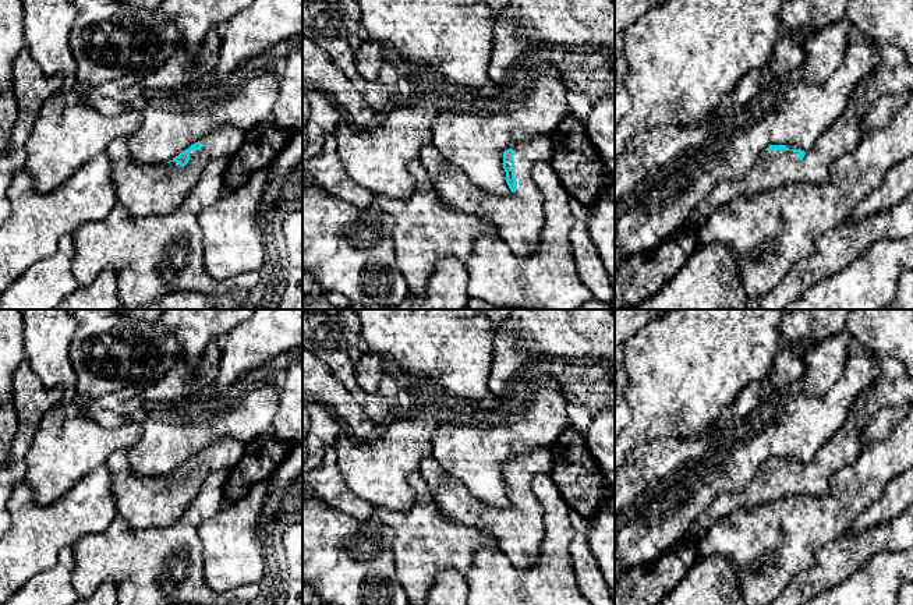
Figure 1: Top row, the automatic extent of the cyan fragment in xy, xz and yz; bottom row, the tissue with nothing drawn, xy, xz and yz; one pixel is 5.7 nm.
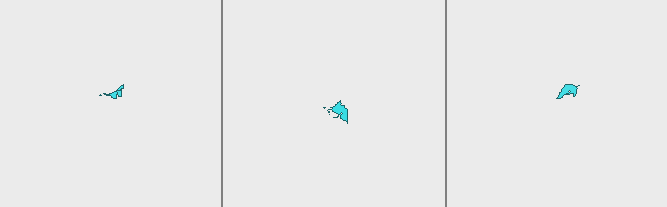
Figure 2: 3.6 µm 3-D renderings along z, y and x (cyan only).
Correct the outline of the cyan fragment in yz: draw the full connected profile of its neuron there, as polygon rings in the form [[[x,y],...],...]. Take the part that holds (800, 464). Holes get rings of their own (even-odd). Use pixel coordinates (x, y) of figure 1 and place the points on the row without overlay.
[[[873,353],[880,367],[874,383],[850,406],[845,425],[807,463],[769,457],[751,482],[736,493],[718,495],[691,524],[683,539],[694,541],[739,507],[753,507],[790,495],[825,496],[831,478],[853,464],[867,449],[863,434],[870,420],[884,407],[912,407],[913,379],[902,362]]]

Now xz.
[[[535,449],[505,463],[509,507],[488,506],[473,496],[434,456],[422,459],[420,473],[443,517],[491,535],[514,567],[528,570],[538,560],[545,535],[545,512],[532,491],[532,480],[537,474],[551,474],[552,468],[552,454],[546,449]]]

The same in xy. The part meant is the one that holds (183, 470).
[[[222,438],[169,475],[142,478],[128,464],[128,449],[117,450],[106,460],[117,514],[132,531],[169,527],[198,496],[206,477],[217,470],[231,470],[243,453],[243,443]]]

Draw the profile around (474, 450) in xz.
[[[542,390],[524,410],[521,418],[514,418],[505,408],[493,408],[479,403],[471,418],[456,420],[442,414],[436,418],[432,435],[432,456],[440,467],[457,477],[470,491],[488,506],[509,507],[503,481],[503,464],[513,457],[527,454],[535,449],[551,452],[553,443],[569,427],[567,401],[556,390]]]

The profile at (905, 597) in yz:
[[[913,581],[900,585],[896,605],[913,605]]]

